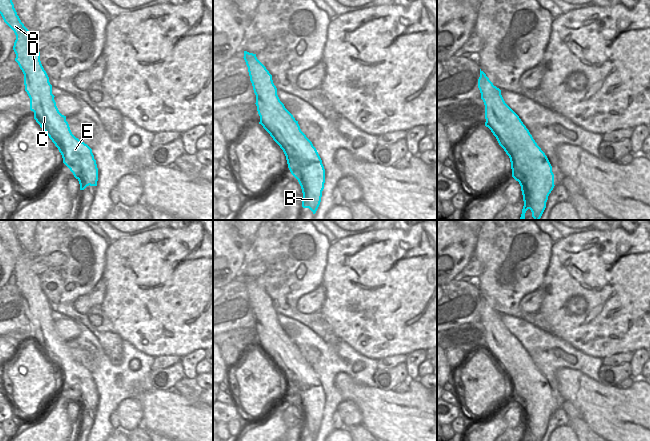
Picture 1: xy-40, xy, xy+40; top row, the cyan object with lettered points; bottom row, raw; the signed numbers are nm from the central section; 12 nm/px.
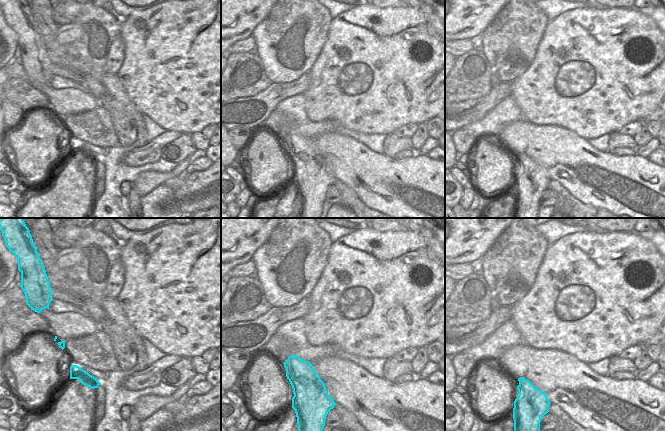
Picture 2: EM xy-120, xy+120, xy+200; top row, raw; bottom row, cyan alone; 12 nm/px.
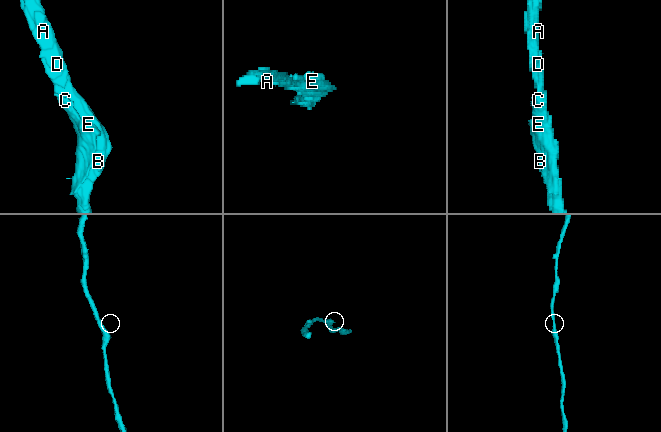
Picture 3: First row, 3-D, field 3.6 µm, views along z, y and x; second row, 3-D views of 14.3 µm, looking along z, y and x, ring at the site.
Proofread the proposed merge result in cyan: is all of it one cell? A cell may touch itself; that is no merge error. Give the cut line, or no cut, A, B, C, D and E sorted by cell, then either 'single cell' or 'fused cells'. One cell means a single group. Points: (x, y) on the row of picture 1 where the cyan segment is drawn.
no cut | A B C D E | single cell

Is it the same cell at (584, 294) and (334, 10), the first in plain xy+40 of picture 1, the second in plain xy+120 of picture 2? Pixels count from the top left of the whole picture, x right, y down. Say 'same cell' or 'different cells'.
different cells

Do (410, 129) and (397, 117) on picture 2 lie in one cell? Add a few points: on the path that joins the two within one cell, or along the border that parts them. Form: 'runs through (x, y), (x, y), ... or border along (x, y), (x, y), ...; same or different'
border along (417, 123), (407, 123), (397, 127), (390, 133); different

